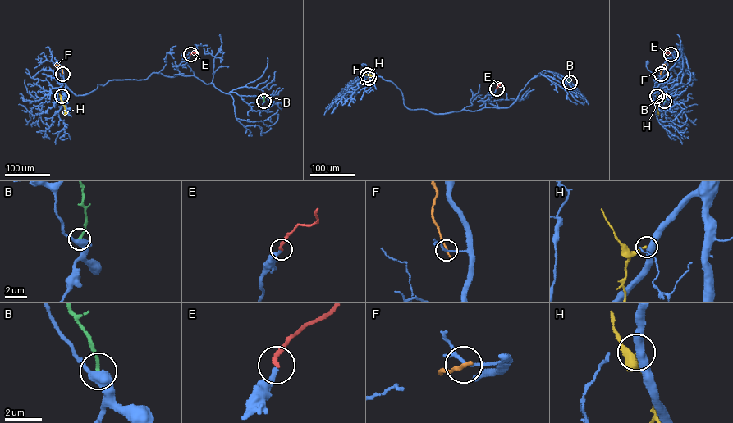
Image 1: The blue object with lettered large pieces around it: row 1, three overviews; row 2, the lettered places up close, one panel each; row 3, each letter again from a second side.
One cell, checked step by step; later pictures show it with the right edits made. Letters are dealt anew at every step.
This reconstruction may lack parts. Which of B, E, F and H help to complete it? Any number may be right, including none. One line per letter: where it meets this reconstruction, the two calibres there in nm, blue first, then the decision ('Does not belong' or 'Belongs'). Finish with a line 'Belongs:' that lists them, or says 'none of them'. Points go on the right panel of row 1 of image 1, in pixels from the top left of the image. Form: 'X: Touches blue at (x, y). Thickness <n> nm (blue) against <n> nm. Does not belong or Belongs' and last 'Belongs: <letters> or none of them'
B: Touches blue at (664, 101). Thickness 500 nm (blue) against 200 nm. Does not belong
E: Touches blue at (671, 54). Thickness 240 nm (blue) against 220 nm. Belongs
F: Touches blue at (661, 74). Thickness 130 nm (blue) against 220 nm. Does not belong
H: Touches blue at (657, 96). Thickness 480 nm (blue) against 200 nm. Does not belong
Belongs: E

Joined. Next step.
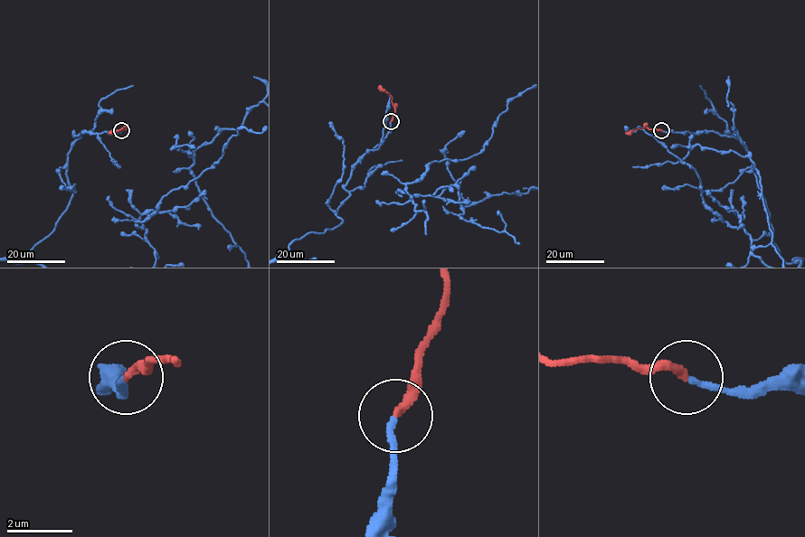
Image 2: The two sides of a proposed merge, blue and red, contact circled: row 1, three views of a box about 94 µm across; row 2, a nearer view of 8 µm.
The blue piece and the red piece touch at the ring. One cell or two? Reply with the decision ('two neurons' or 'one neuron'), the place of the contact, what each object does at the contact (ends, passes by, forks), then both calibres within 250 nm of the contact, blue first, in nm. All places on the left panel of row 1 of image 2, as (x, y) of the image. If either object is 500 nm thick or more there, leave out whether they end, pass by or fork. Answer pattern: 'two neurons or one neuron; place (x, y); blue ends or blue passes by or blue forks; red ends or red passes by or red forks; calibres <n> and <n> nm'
one neuron; place (121, 130); blue ends; red ends; calibres 180 and 260 nm

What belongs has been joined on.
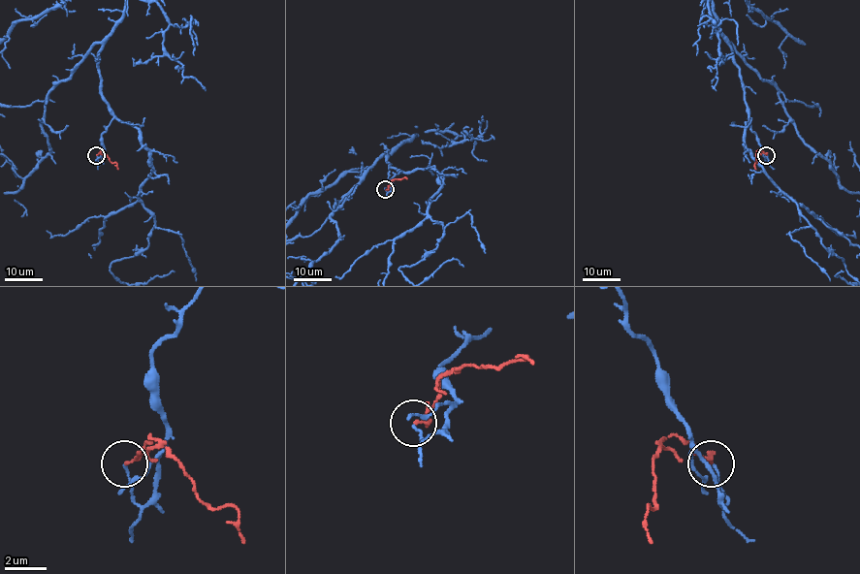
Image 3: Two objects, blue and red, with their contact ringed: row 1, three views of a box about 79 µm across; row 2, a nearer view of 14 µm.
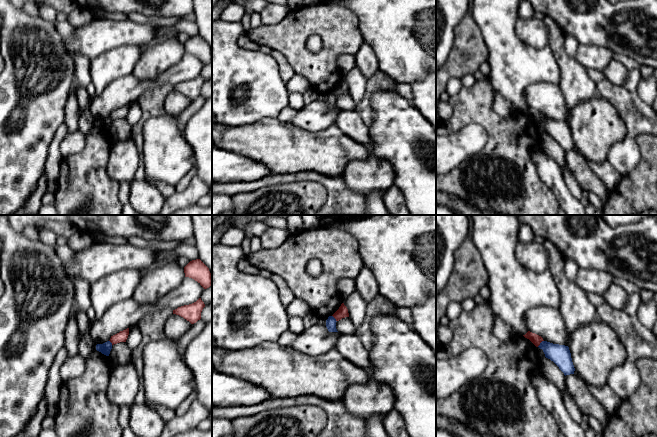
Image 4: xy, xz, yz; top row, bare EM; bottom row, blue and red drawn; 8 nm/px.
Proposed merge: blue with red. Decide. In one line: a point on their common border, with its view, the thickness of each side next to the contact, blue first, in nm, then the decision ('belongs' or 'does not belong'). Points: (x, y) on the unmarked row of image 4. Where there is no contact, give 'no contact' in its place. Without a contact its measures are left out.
yz (540, 119) | 160/80 nm | does not belong

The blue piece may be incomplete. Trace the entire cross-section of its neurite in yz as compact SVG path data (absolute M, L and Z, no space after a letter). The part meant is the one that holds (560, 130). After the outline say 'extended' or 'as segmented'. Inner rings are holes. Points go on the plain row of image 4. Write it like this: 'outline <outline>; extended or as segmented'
outline M542 117L538 123L543 126L546 134L559 143L565 152L574 150L575 144L568 122Z; as segmented

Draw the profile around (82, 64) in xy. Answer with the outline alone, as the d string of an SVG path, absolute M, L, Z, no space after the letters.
M80 53L75 55L73 58L75 63L75 83L73 85L72 91L77 93L79 87L86 87L89 83L91 83L91 60Z

